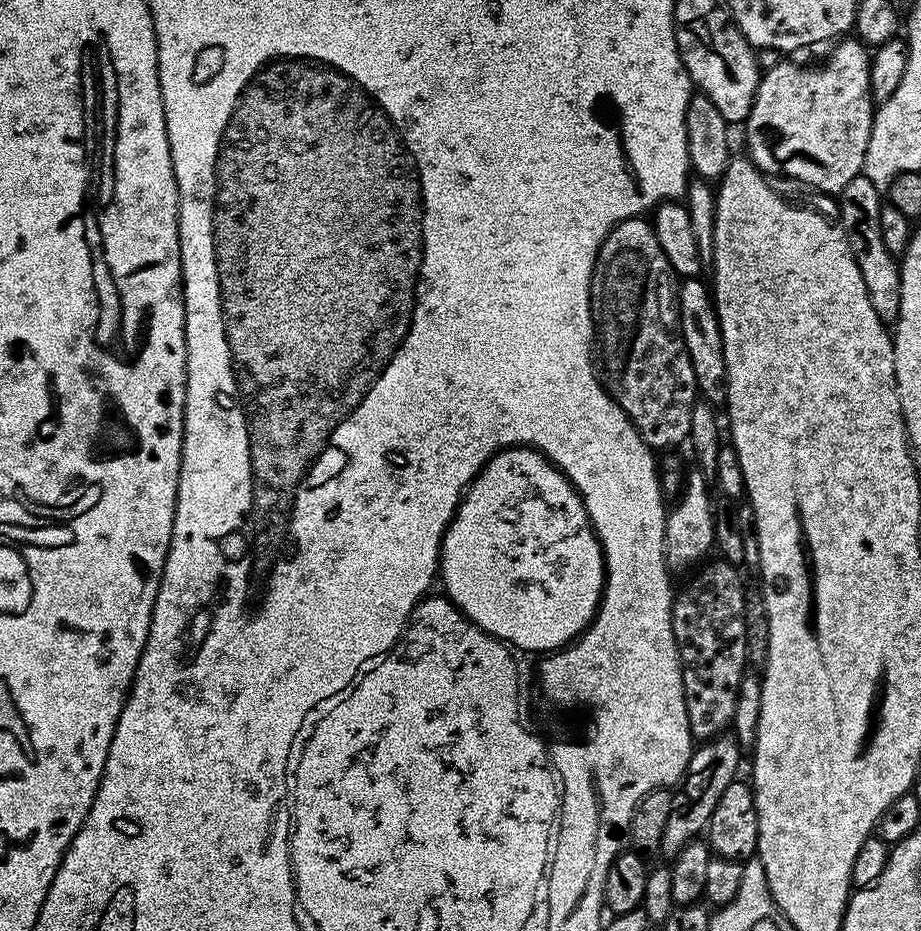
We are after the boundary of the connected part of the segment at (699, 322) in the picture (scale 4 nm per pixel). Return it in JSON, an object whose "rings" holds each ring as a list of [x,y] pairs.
{"rings":[[[684,278],[678,284],[680,301],[680,329],[694,366],[694,378],[699,395],[713,406],[720,406],[726,400],[726,362],[724,361],[724,343],[720,333],[720,320],[716,317],[713,293],[700,278]]]}

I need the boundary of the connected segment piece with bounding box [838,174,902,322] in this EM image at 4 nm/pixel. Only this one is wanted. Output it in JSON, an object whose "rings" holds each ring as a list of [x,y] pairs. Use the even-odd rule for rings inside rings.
{"rings":[[[861,174],[846,182],[846,186],[838,193],[838,200],[840,200],[838,223],[844,230],[844,237],[852,251],[854,262],[858,262],[858,270],[862,270],[862,282],[866,282],[870,306],[874,306],[874,314],[878,314],[880,320],[895,322],[900,316],[902,306],[902,278],[897,257],[892,256],[882,242],[881,189],[876,188],[874,182],[870,182],[870,178]]]}

